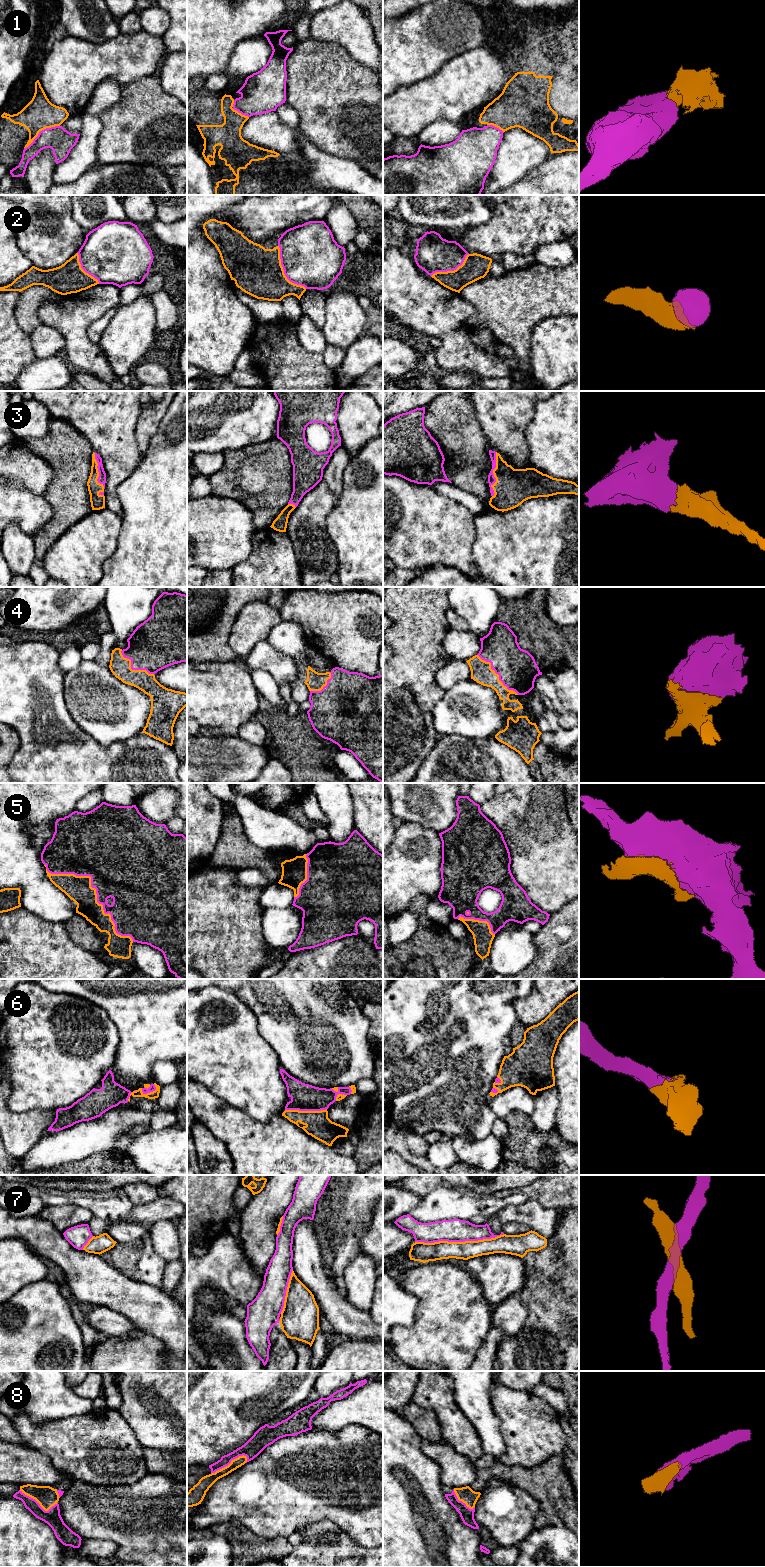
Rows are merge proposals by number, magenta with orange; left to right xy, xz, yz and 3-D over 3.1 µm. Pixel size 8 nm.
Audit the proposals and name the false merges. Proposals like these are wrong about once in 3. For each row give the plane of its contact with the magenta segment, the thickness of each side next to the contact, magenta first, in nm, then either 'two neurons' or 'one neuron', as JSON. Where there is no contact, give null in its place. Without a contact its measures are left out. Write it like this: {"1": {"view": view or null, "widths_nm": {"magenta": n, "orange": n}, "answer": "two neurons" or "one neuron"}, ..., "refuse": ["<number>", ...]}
{"1": {"view": "xy", "widths_nm": {"magenta": 200, "orange": 260}, "answer": "two neurons"}, "2": {"view": "xz", "widths_nm": {"magenta": 480, "orange": 380}, "answer": "one neuron"}, "3": {"view": "yz", "widths_nm": {"magenta": 60, "orange": 280}, "answer": "one neuron"}, "4": {"view": "yz", "widths_nm": {"magenta": 320, "orange": 170}, "answer": "one neuron"}, "5": {"view": "xy", "widths_nm": {"magenta": 460, "orange": 200}, "answer": "one neuron"}, "6": {"view": "xz", "widths_nm": {"magenta": 220, "orange": 200}, "answer": "one neuron"}, "7": {"view": "yz", "widths_nm": {"magenta": 190, "orange": 140}, "answer": "two neurons"}, "8": {"view": "xz", "widths_nm": {"magenta": 150, "orange": 100}, "answer": "one neuron"}, "refuse": ["1", "7"]}

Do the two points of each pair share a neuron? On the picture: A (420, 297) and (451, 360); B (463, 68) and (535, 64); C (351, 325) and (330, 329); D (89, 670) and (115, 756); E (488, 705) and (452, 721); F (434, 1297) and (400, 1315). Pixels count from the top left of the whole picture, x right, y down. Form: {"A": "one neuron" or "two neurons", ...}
{"A": "one neuron", "B": "two neurons", "C": "one neuron", "D": "two neurons", "E": "one neuron", "F": "two neurons"}

